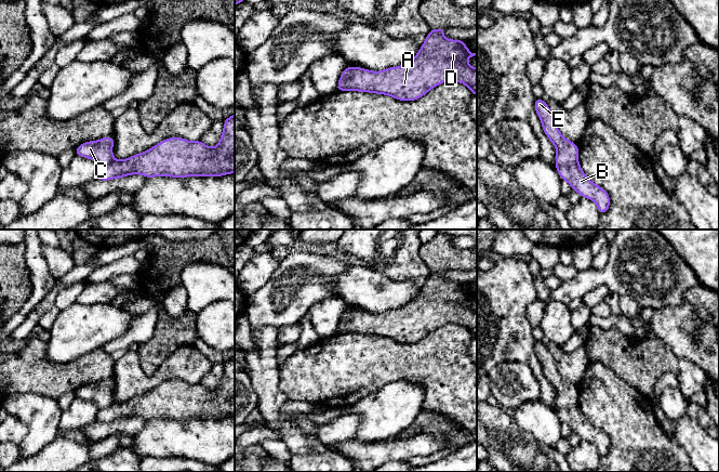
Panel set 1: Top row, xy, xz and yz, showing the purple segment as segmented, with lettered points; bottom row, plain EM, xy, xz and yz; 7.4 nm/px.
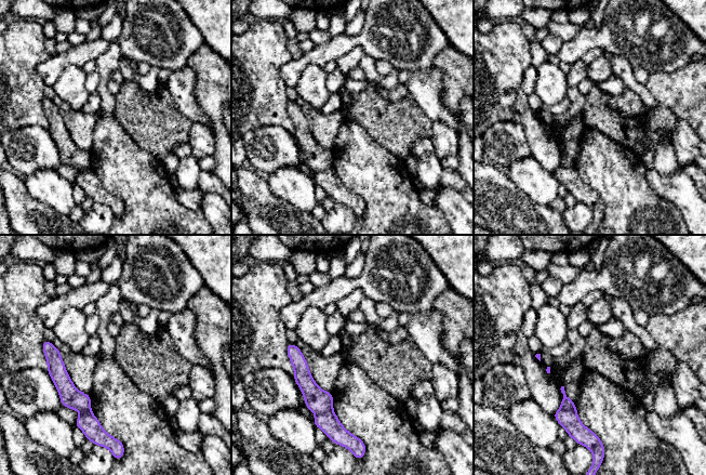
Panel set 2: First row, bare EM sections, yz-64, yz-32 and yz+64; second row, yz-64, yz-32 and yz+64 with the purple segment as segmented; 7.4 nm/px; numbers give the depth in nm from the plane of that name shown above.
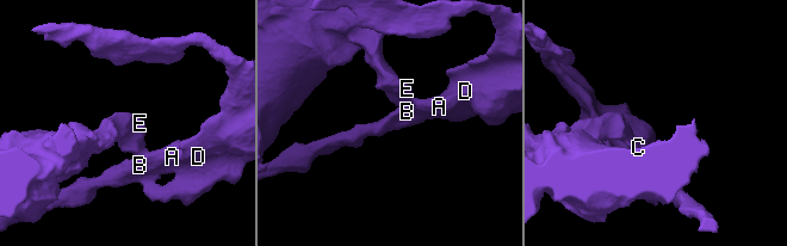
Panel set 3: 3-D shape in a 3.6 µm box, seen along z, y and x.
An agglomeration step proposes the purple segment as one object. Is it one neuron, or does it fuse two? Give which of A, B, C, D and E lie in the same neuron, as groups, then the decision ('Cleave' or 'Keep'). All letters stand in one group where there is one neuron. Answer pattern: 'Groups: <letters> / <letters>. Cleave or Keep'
Groups: A B D / C E. Cleave

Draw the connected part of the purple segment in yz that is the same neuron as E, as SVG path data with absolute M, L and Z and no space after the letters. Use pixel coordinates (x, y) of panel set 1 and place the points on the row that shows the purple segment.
M535 99L534 107L542 122L544 133L557 148L555 166L570 166L578 162L578 146L568 141L559 132L554 115L547 103L542 99Z

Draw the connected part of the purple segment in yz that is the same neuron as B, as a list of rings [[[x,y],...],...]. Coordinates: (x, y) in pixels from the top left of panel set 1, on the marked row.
[[[578,162],[570,166],[557,167],[557,172],[563,181],[567,181],[571,185],[572,189],[580,194],[581,197],[586,197],[595,201],[600,215],[609,210],[609,194],[585,175]]]

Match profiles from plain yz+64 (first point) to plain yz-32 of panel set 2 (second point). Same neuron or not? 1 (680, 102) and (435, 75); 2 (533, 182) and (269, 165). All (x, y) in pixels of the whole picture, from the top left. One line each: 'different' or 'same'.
1: same
2: different

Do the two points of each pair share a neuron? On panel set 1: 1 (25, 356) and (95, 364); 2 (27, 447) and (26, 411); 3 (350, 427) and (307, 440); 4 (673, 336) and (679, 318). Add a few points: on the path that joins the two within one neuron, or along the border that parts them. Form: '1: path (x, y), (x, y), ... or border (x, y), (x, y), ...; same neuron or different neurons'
1: path (42, 371), (78, 371); same neuron
2: path (32, 438), (32, 420); same neuron
3: border (316, 427), (316, 437), (325, 446); different neurons
4: path (677, 331), (679, 323); same neuron

